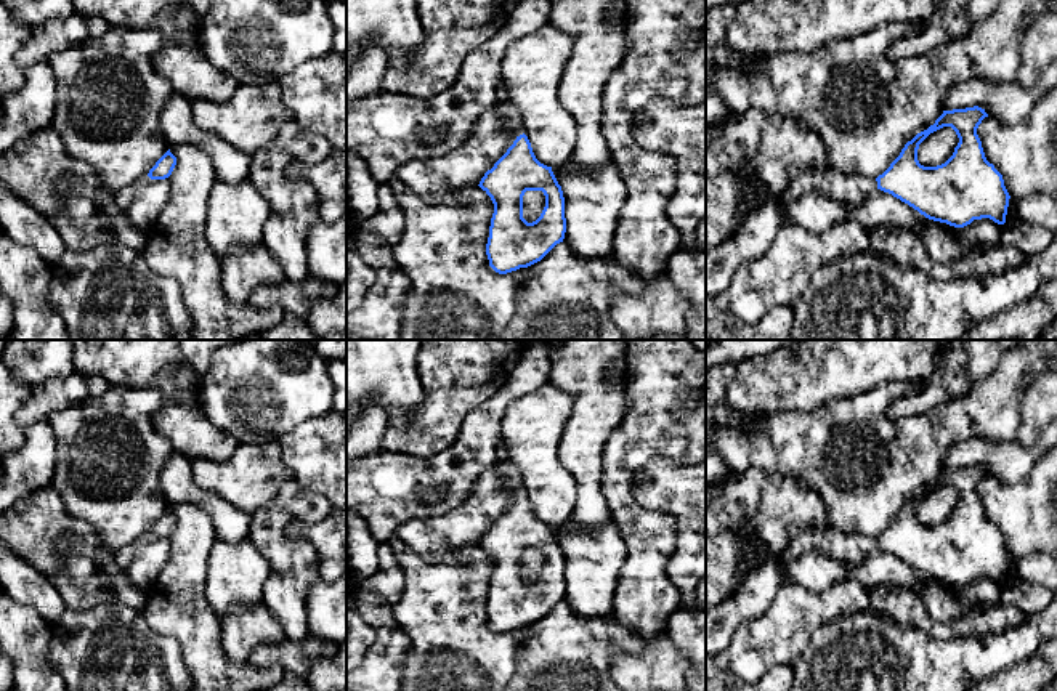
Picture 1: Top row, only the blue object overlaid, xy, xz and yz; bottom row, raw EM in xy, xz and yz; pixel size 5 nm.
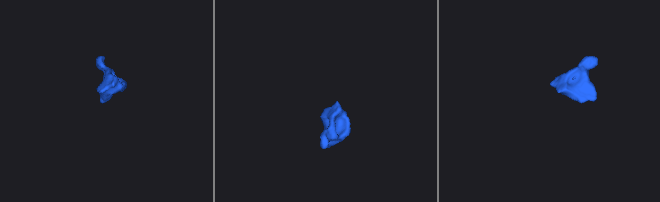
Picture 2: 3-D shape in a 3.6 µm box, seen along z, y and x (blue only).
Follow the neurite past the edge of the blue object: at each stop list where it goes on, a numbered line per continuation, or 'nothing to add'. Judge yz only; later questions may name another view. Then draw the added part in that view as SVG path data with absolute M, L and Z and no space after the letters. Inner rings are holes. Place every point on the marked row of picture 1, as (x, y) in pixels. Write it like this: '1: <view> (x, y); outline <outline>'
1: yz (850, 189); outline M834 168L807 172L800 175L781 196L783 204L789 204L812 191L828 194L850 207L857 207L868 194L877 188L877 181L860 175L842 175Z

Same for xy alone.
1: xy (124, 198); outline M146 175L136 180L132 186L122 188L119 192L115 192L117 205L125 212L135 199L138 189L146 186L148 183L151 183L151 178Z

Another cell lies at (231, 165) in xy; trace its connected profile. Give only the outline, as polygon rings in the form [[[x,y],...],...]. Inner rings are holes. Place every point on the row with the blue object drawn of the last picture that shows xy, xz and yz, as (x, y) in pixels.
[[[176,91],[164,106],[160,128],[168,146],[191,144],[204,151],[213,164],[218,181],[236,184],[249,178],[252,156],[239,151],[221,136],[197,128],[191,101]]]

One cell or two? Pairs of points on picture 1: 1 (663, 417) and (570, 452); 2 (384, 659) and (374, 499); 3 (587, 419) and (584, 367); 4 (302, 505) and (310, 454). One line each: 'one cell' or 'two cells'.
1: two cells
2: two cells
3: one cell
4: two cells

